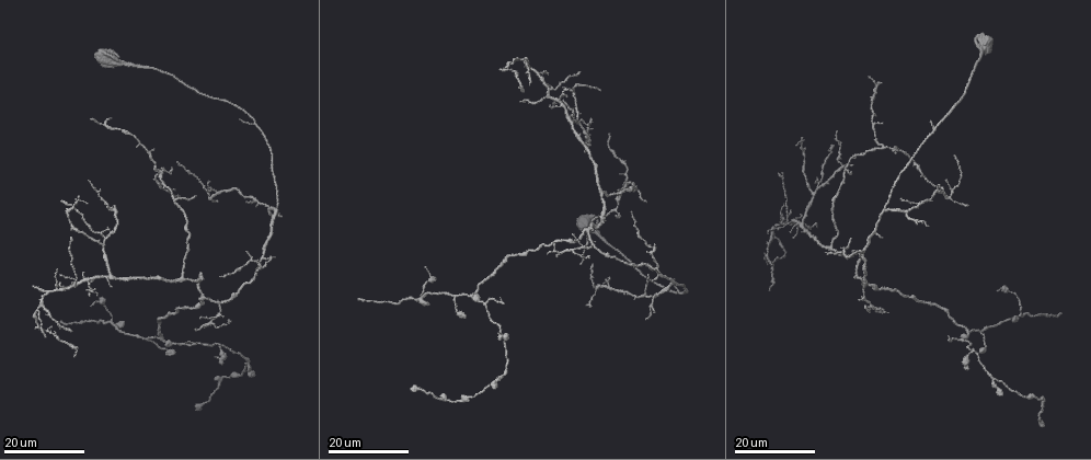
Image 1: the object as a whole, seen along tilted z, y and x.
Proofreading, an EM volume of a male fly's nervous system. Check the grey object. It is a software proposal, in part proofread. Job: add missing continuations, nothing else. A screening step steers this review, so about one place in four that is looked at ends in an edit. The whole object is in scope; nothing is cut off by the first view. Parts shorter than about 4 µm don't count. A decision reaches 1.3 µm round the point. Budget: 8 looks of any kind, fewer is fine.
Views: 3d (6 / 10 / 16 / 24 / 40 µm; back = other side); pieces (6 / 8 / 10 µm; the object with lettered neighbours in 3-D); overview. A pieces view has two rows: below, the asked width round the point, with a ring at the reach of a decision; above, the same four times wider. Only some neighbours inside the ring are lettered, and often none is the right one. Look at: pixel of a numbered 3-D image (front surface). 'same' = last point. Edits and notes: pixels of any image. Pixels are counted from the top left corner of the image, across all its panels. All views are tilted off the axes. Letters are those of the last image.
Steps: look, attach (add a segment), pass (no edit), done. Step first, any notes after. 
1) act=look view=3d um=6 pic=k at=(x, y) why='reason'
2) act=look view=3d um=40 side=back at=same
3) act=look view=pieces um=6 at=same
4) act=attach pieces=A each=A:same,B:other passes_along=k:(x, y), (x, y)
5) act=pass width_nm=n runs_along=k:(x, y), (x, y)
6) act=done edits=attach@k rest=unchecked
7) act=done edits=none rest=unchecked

act=look view=3d um=16 pic=1 at=(111, 119) why='branch stops here'

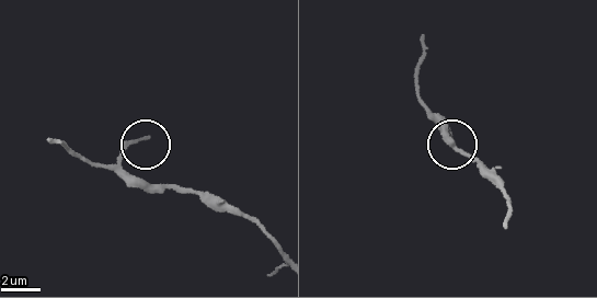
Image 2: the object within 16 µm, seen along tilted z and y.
act=look view=pieces um=6 pic=2 at=(145, 136)

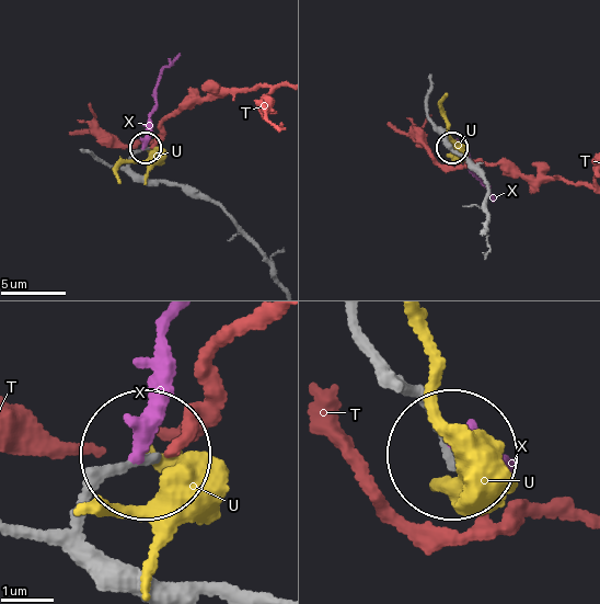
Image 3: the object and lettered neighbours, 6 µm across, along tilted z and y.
act=pass width_nm=120 each=T:other,U:other,X:other runs_along=3:(278, 281), (270, 259), (218, 205), (133, 170), (146, 148) found='no lettered segment goes on from it'

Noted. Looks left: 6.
act=look view=3d um=16 pic=1 at=(247, 201) why='an open end'

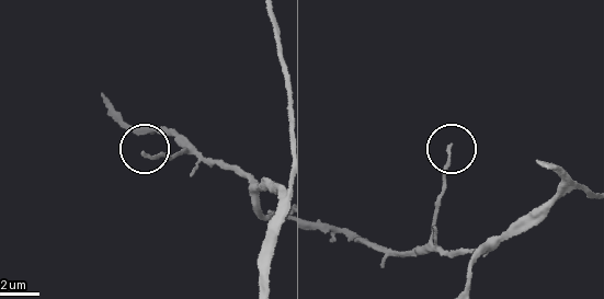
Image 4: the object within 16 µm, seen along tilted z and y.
act=look view=pieces um=10 pic=4 at=(448, 150) why='see the neighbours'

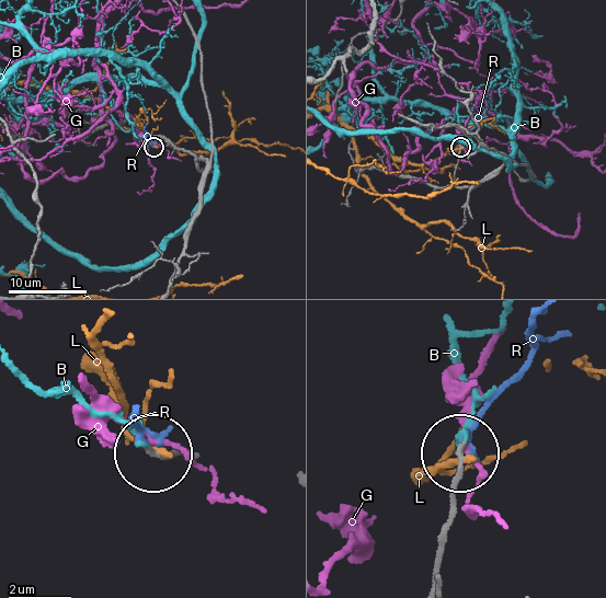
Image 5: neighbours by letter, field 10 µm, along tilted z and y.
act=attach pieces=R each=B:other,G:other,L:other,R:same passes_along=5:(443, 528), (462, 445), (494, 391), (527, 359), (536, 320) found='it goes on there'

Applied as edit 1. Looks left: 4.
act=look view=3d um=24 pic=1 at=(832, 144) why='long arm stops here'

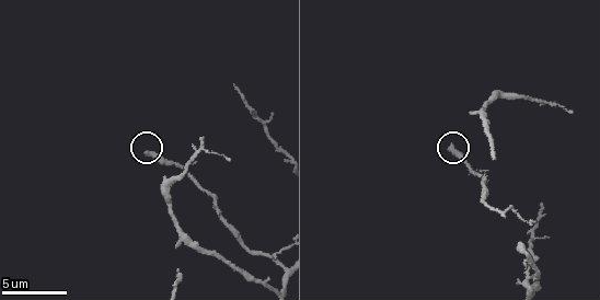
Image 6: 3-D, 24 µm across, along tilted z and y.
act=look view=pieces um=10 pic=6 at=(147, 151)

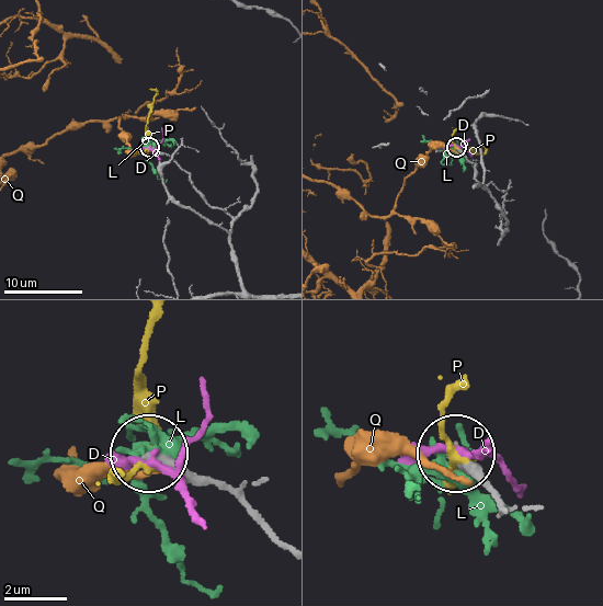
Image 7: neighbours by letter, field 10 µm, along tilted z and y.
act=pass width_nm=290 each=D:other,L:other,P:other,Q:other found='none of them fits'

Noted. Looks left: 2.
act=done edits=attach@5 rest=unchecked

